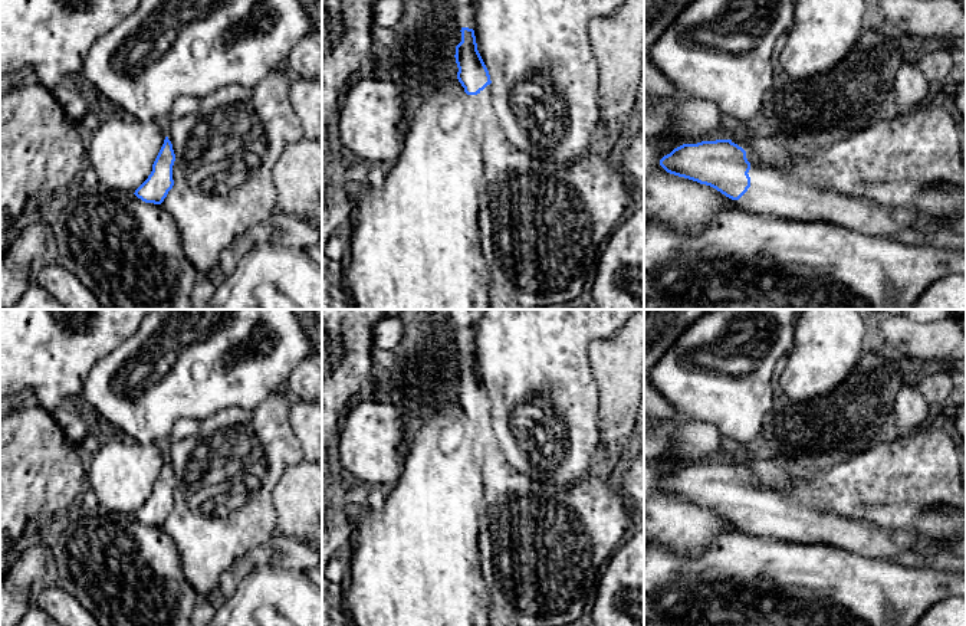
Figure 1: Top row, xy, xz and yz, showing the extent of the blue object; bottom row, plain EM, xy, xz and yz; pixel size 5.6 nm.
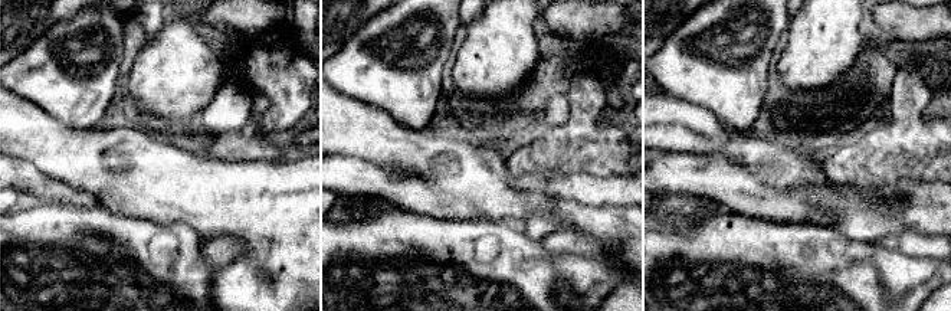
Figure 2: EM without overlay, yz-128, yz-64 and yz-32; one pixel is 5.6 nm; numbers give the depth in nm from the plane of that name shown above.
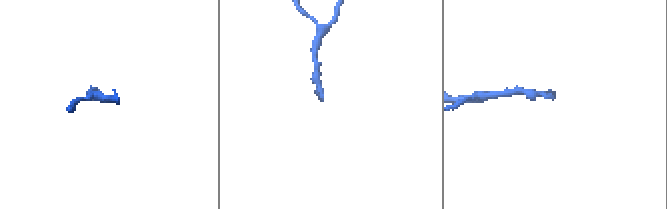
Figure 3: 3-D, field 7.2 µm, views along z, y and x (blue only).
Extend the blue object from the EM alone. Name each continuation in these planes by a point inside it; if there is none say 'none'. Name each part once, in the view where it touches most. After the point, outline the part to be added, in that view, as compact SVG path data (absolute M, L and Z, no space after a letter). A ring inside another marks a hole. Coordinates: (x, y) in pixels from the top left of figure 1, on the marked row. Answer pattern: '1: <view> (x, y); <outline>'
1: yz (867, 183); M903 63L894 79L898 112L893 119L877 119L842 141L819 147L808 155L796 154L792 171L786 176L765 165L745 140L732 140L746 151L750 163L750 187L736 204L743 210L786 220L834 222L864 236L893 237L906 229L950 229L966 235L966 213L954 222L947 222L913 210L919 191L927 183L966 186L954 118L943 108L923 104L929 83L916 65Z

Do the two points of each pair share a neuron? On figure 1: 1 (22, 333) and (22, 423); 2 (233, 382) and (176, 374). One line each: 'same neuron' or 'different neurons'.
1: different neurons
2: same neuron

